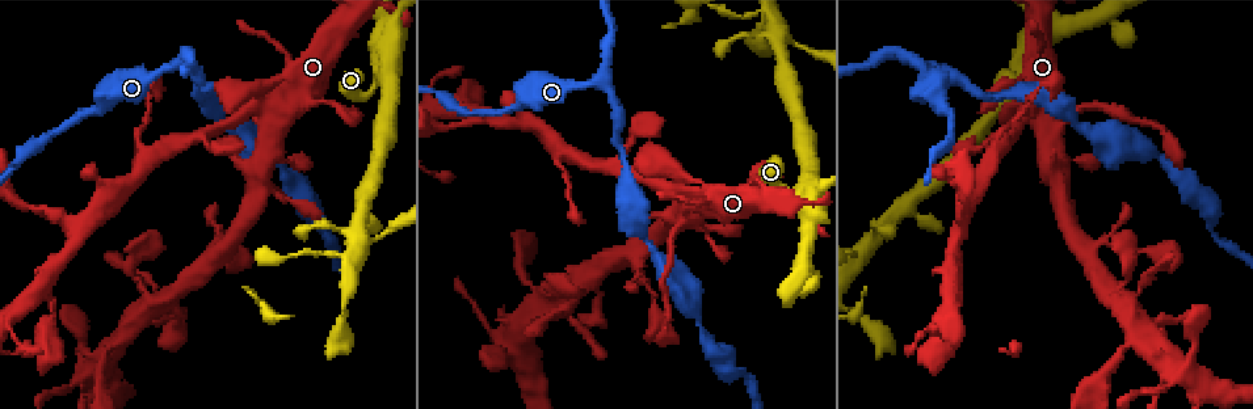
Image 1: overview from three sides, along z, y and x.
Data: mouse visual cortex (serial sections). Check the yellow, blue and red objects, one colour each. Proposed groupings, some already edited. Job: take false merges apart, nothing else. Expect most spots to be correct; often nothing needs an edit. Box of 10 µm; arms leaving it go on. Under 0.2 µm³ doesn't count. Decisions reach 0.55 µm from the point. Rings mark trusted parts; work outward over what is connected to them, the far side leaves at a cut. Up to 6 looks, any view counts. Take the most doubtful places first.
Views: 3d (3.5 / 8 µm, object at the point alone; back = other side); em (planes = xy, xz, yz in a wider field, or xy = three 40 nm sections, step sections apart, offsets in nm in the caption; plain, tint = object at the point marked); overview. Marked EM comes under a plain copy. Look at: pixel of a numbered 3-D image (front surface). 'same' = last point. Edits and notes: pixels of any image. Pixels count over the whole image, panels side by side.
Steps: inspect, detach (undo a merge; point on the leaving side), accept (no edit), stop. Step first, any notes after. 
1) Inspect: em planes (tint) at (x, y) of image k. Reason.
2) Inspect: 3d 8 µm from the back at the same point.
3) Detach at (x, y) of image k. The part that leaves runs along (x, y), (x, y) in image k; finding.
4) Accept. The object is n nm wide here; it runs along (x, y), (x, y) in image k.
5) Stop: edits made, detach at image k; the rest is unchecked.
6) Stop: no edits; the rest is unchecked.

Inspect: em planes (tint) at (1038, 107) of image 1. Four-way junction.

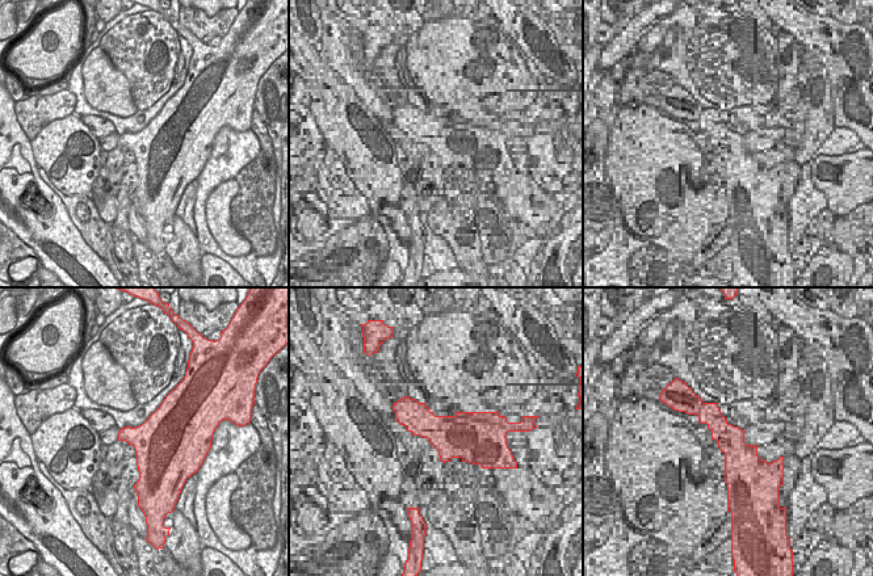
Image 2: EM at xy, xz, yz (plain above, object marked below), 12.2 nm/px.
Inspect: 3d 3.5 µm at the same point. See where the arms go.

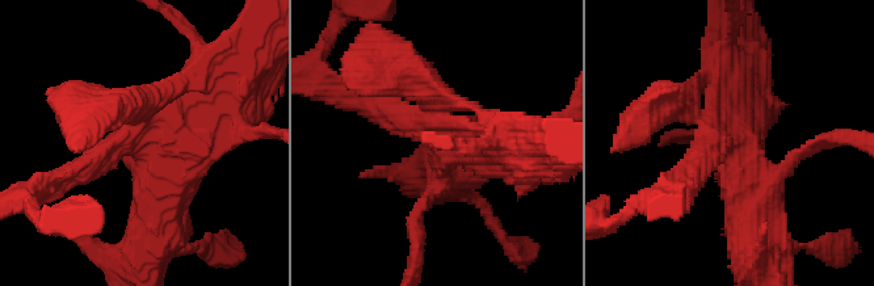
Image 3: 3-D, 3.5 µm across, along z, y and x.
Accept. It runs along (236, 70), (196, 122), (159, 218) in image 3; all the same cell.

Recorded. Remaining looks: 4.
Inspect: 3d 3.5 µm at (84, 228) of image 1. Two arms in line, one across.

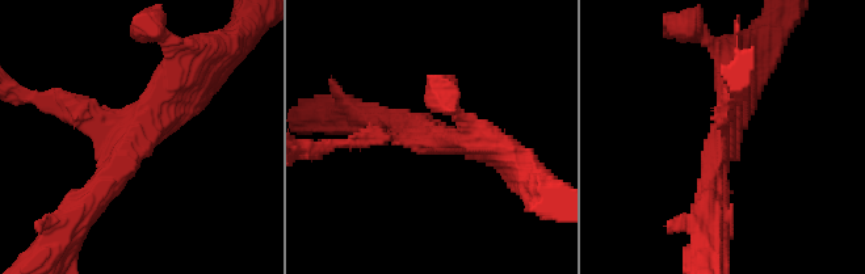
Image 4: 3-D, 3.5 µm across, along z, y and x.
Inspect: em planes (tint) at (723, 131) of image 4. 3 arms meet here; the arms are 200, 300, 350 nm wide.

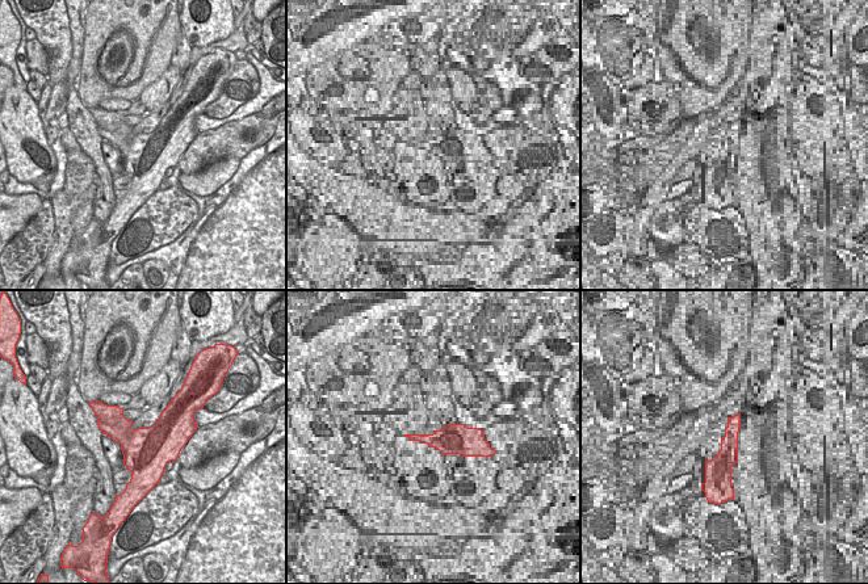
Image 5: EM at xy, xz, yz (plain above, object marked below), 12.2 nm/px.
Accept. It runs along (190, 66), (85, 206) in image 4; all the same cell.

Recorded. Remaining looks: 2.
Inspect: 3d 3.5 µm at (780, 40) of image 1. Abrupt turn.

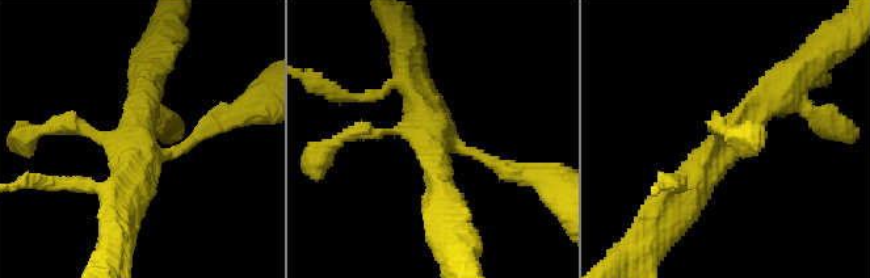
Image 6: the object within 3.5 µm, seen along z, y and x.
Inspect: em xy step 2 (tint) at (143, 142) of image 6.

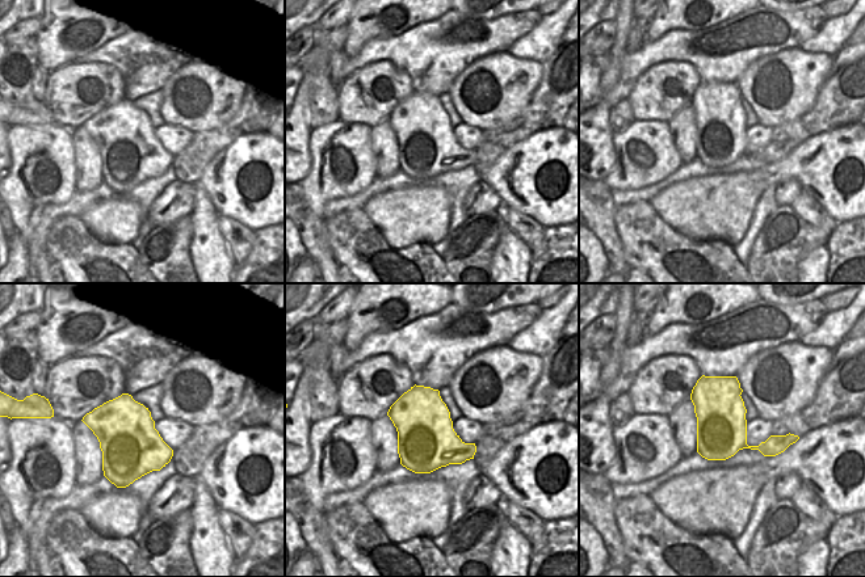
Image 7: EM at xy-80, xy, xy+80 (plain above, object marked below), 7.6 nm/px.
Accept. It runs along (790, 78), (756, 109), (676, 210) in image 6; continuous, no second cell.

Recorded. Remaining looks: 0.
Stop: no edits; the rest is unchecked.

